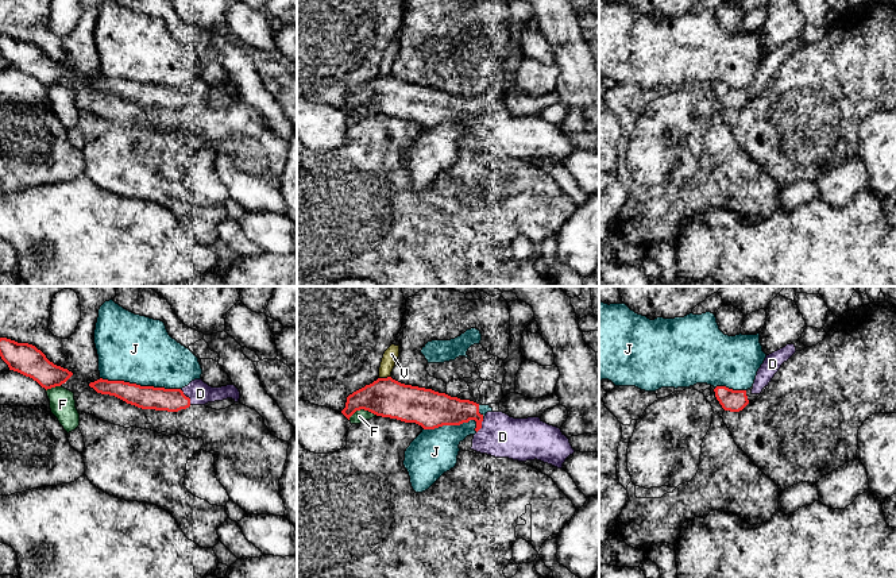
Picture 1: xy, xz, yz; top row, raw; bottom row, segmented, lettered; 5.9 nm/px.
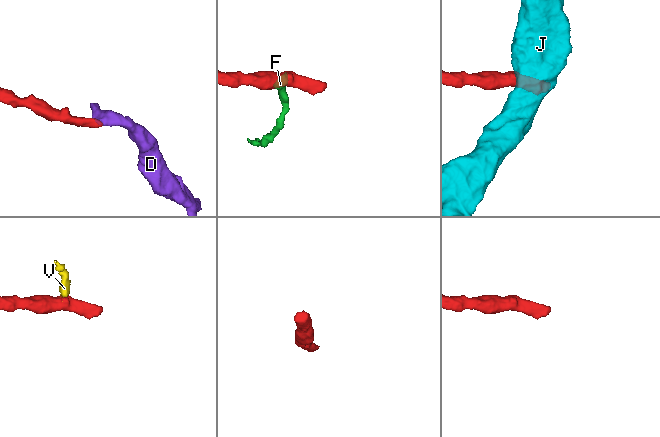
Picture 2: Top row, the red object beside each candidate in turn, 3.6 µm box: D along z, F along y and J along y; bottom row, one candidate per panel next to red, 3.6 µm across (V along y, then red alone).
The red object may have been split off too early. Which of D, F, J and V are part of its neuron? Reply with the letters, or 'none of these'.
D

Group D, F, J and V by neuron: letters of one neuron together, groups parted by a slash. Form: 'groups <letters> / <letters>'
groups D / F V / J

